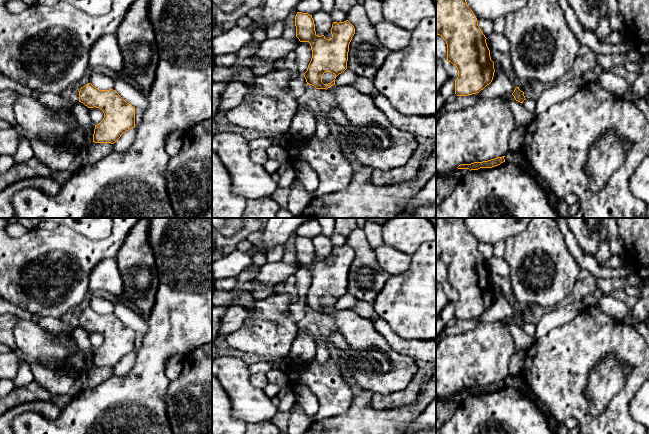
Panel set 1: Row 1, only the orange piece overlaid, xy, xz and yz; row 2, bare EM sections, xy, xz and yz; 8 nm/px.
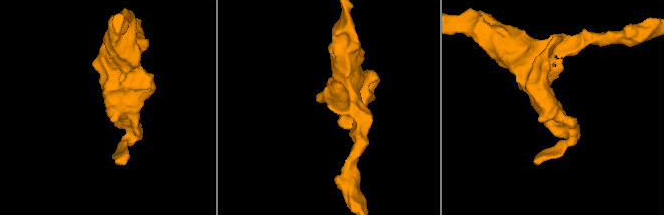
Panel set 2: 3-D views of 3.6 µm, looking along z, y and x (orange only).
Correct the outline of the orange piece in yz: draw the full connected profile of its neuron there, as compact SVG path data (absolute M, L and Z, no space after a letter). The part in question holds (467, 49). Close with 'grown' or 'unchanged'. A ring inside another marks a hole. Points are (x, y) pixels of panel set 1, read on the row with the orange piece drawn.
M436 0L436 34L447 44L447 61L456 66L455 94L479 93L494 77L486 37L466 0Z; unchanged

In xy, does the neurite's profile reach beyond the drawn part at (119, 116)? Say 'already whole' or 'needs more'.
already whole

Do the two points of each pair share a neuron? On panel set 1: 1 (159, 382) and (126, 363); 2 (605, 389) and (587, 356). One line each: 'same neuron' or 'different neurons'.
1: different neurons
2: different neurons

